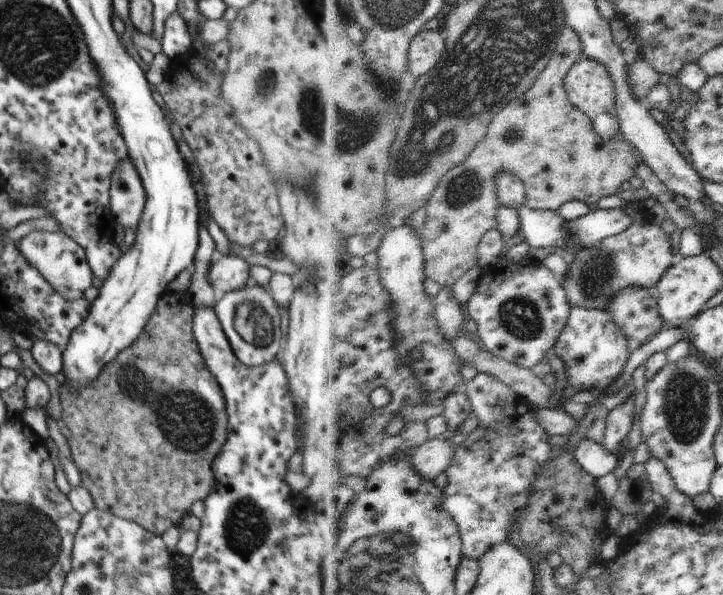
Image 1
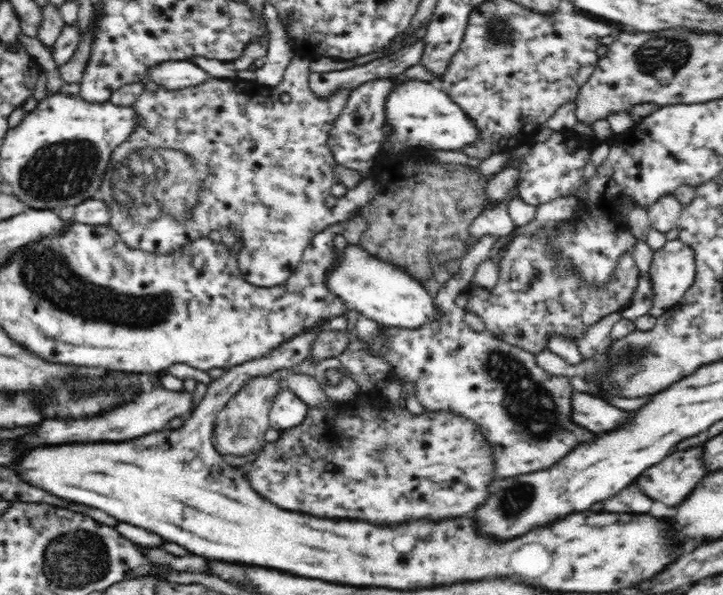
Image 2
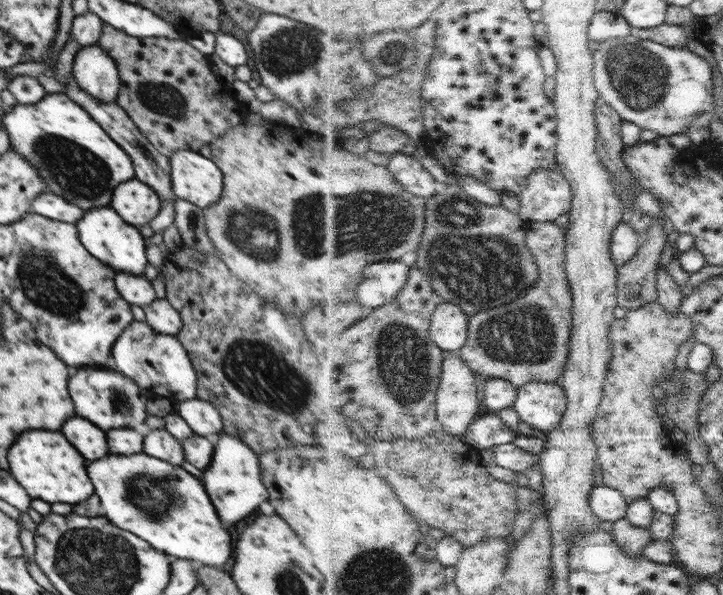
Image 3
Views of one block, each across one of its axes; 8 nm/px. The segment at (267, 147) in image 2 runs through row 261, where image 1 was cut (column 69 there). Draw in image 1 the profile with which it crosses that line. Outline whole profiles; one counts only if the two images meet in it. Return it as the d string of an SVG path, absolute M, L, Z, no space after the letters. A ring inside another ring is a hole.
M35 230L30 234L18 237L16 246L28 264L34 266L52 285L52 288L64 296L66 300L72 301L84 297L84 292L93 285L94 275L86 262L84 249L62 231L51 233Z

